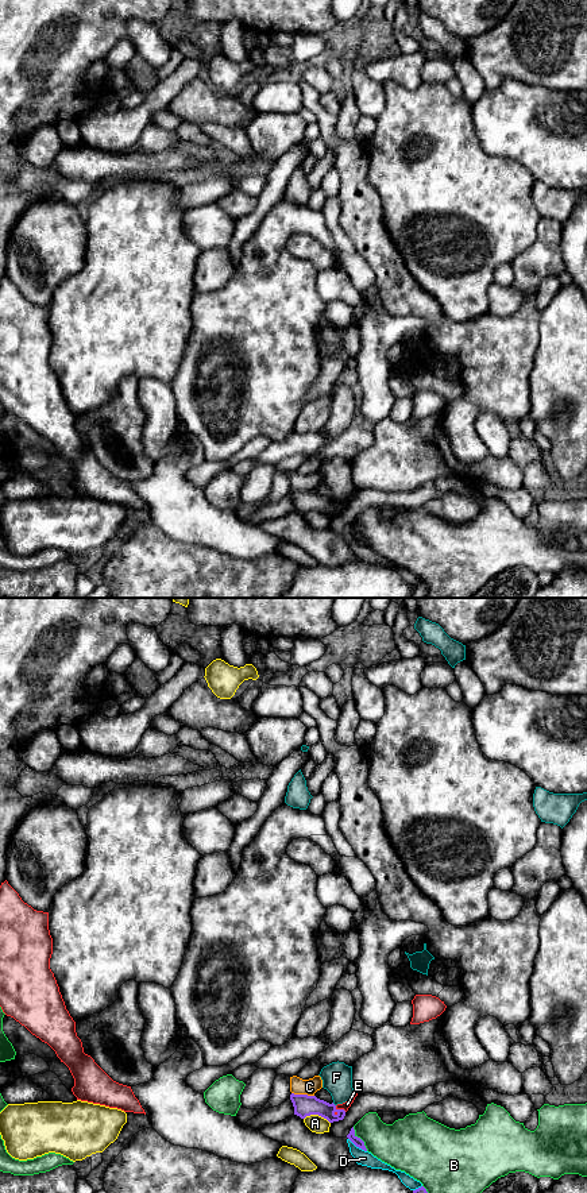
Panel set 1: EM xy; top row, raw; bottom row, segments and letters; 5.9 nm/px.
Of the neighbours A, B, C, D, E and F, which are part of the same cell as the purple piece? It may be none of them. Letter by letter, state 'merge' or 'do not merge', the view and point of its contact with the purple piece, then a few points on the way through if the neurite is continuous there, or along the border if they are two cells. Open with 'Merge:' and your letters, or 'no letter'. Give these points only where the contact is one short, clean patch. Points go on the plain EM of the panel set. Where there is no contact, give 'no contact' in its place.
Merge: no letter
A: do not merge; contact xy (317, 509)
B: do not merge; contact xy (360, 535)
C: do not merge; contact xy (302, 490); border xy (292, 487), (313, 491)
D: do not merge; contact xy (358, 541)
E: do not merge; contact xy (339, 505)
F: do not merge; contact xy (333, 500)

